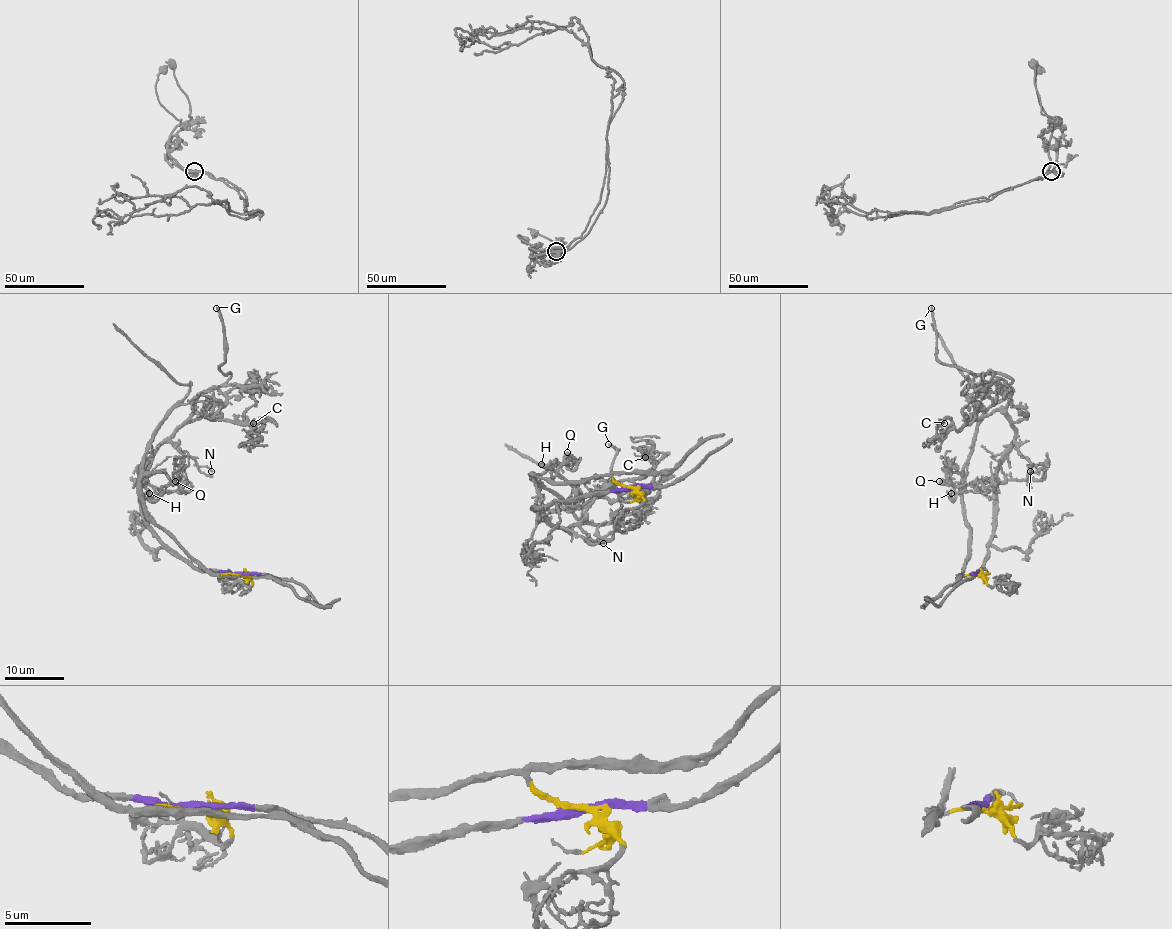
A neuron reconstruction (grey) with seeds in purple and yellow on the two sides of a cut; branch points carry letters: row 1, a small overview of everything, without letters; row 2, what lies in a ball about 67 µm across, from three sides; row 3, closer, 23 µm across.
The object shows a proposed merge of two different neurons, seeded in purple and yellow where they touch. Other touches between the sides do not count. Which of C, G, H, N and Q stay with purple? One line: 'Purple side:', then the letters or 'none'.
Purple side: C, G, N

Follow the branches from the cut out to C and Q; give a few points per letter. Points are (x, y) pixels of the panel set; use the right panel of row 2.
C: (974, 575), (991, 539), (995, 478), (1012, 445), (1013, 424), (994, 410), (937, 436), (936, 428), (944, 422)
Q: (974, 575), (962, 575), (968, 546), (962, 476), (952, 473), (946, 483), (939, 481)

